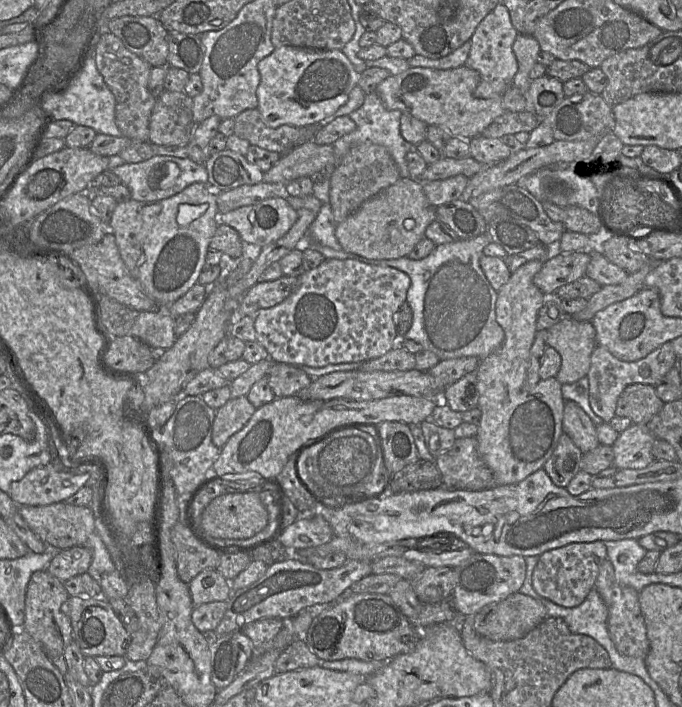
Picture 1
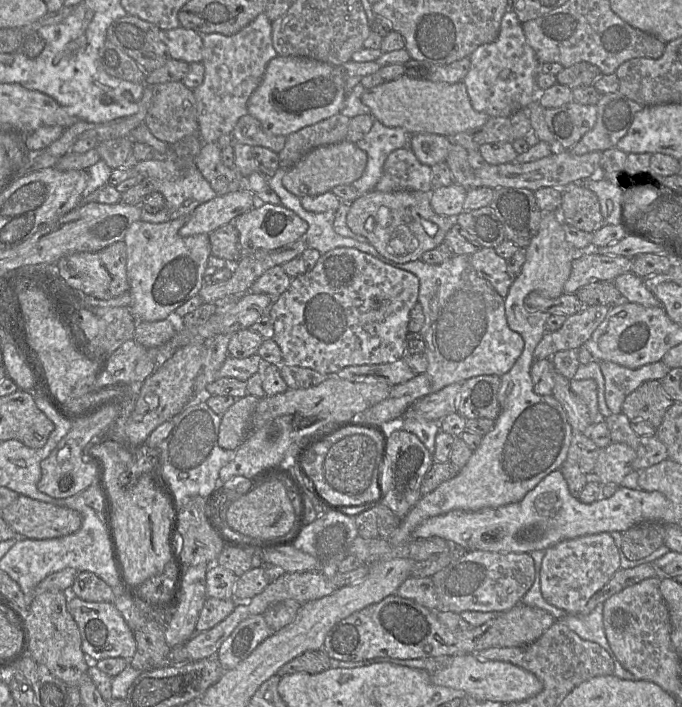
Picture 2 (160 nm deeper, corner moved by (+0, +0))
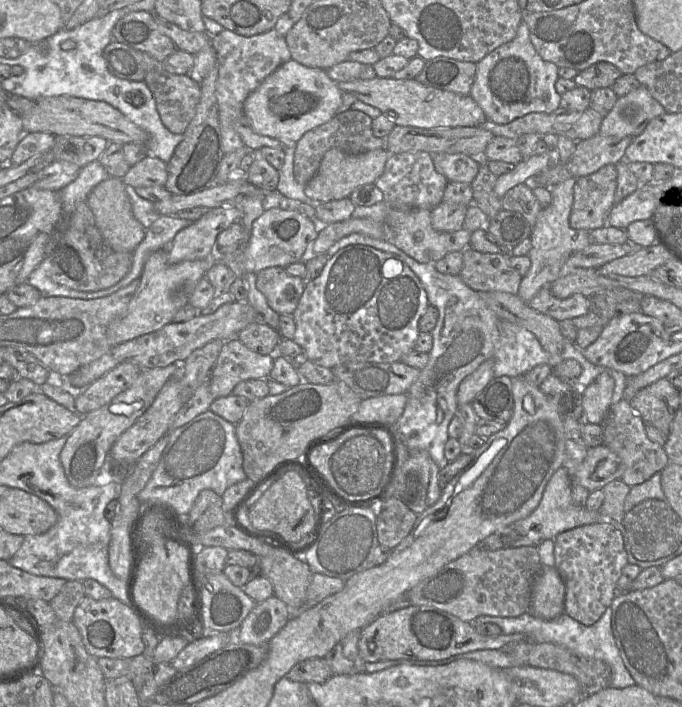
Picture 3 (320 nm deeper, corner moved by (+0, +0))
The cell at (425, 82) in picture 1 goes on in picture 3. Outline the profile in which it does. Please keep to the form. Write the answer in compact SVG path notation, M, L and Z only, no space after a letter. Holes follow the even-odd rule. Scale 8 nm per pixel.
M376 76L370 80L338 82L337 85L342 92L350 93L363 103L379 109L381 114L397 126L422 129L474 127L481 126L487 121L483 110L470 95L424 86L415 79L397 80Z

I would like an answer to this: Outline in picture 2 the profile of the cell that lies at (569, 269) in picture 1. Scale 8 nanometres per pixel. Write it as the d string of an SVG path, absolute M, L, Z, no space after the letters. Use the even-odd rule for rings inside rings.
M593 250L579 252L572 261L564 293L575 294L580 287L594 281L613 281L619 275L631 272L631 268L629 257L603 255Z

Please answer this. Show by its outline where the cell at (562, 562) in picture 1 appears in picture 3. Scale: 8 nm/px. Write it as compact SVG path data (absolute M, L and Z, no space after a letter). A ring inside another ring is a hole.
M610 522L575 527L554 538L554 567L565 584L564 613L590 626L610 607L617 593L617 582L628 564L623 535Z

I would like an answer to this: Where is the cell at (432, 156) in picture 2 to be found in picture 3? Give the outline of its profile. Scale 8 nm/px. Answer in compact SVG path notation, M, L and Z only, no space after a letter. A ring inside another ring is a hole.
M429 153L436 171L442 174L448 182L471 184L475 179L479 164L470 156L462 153Z

